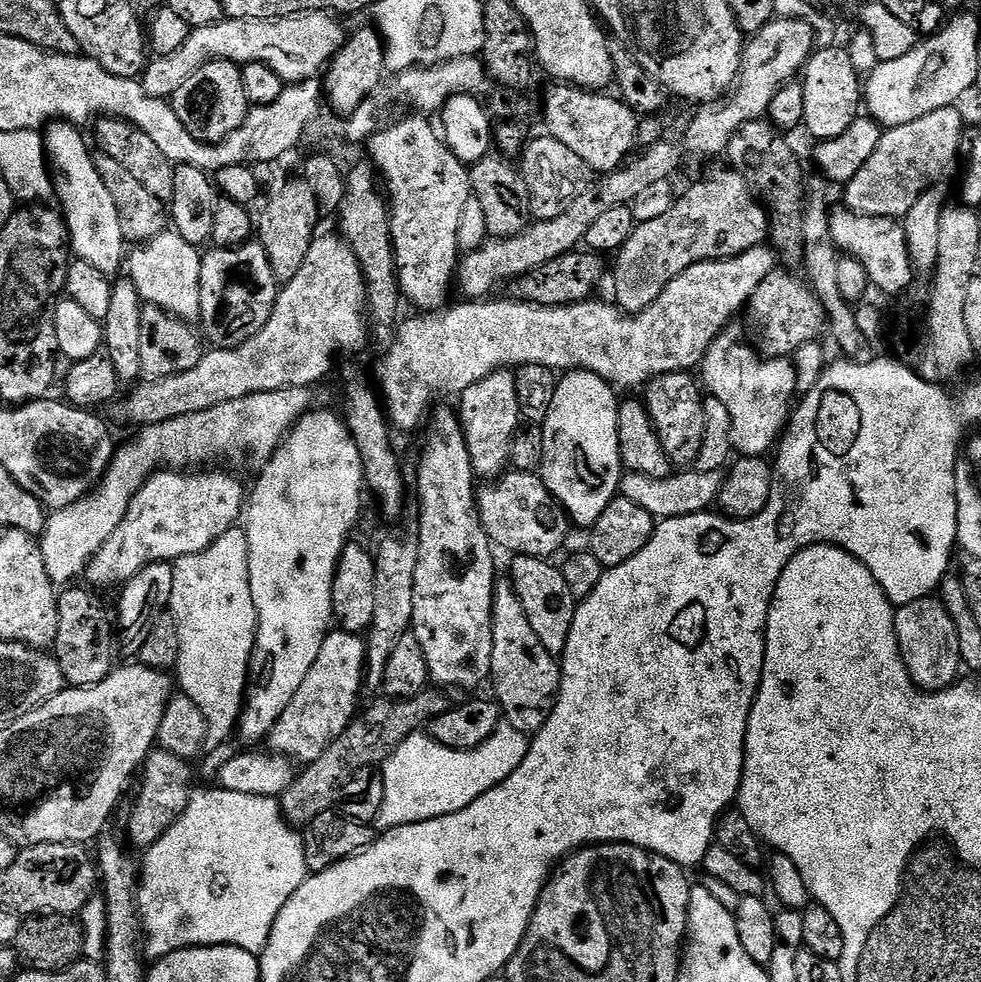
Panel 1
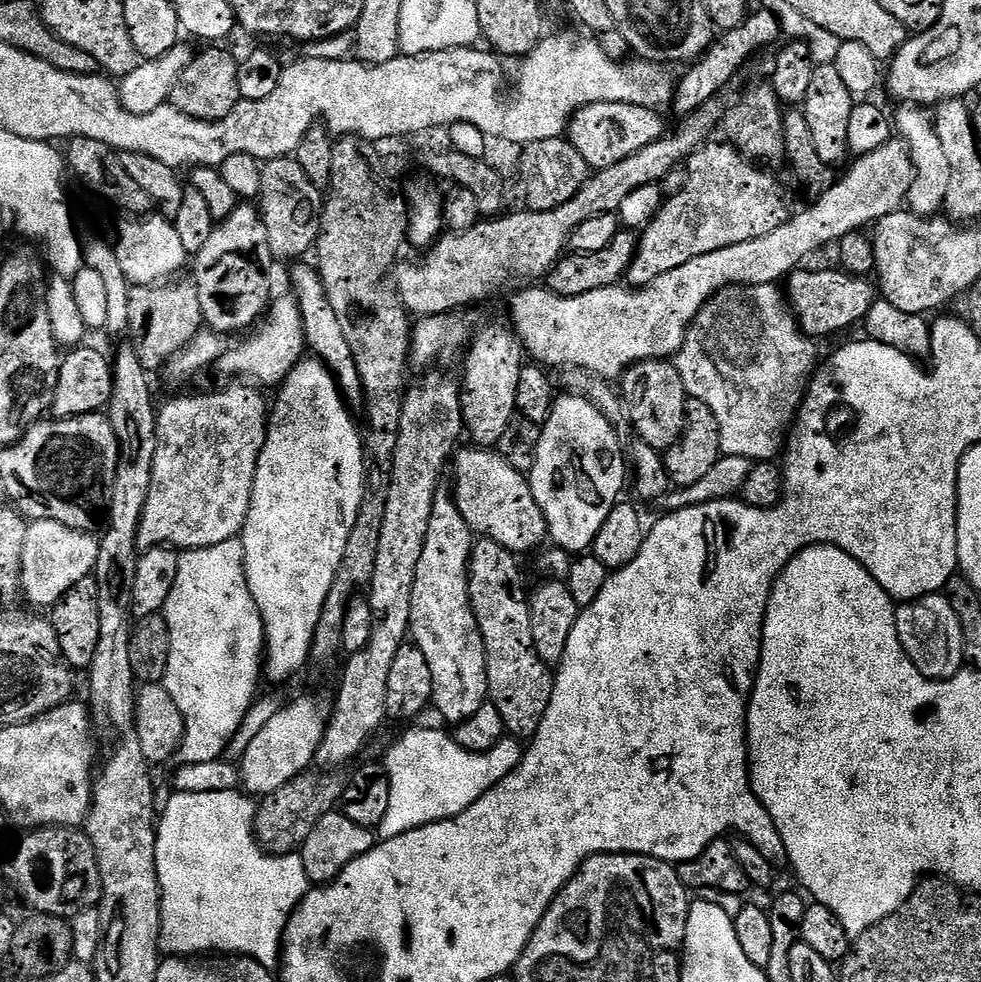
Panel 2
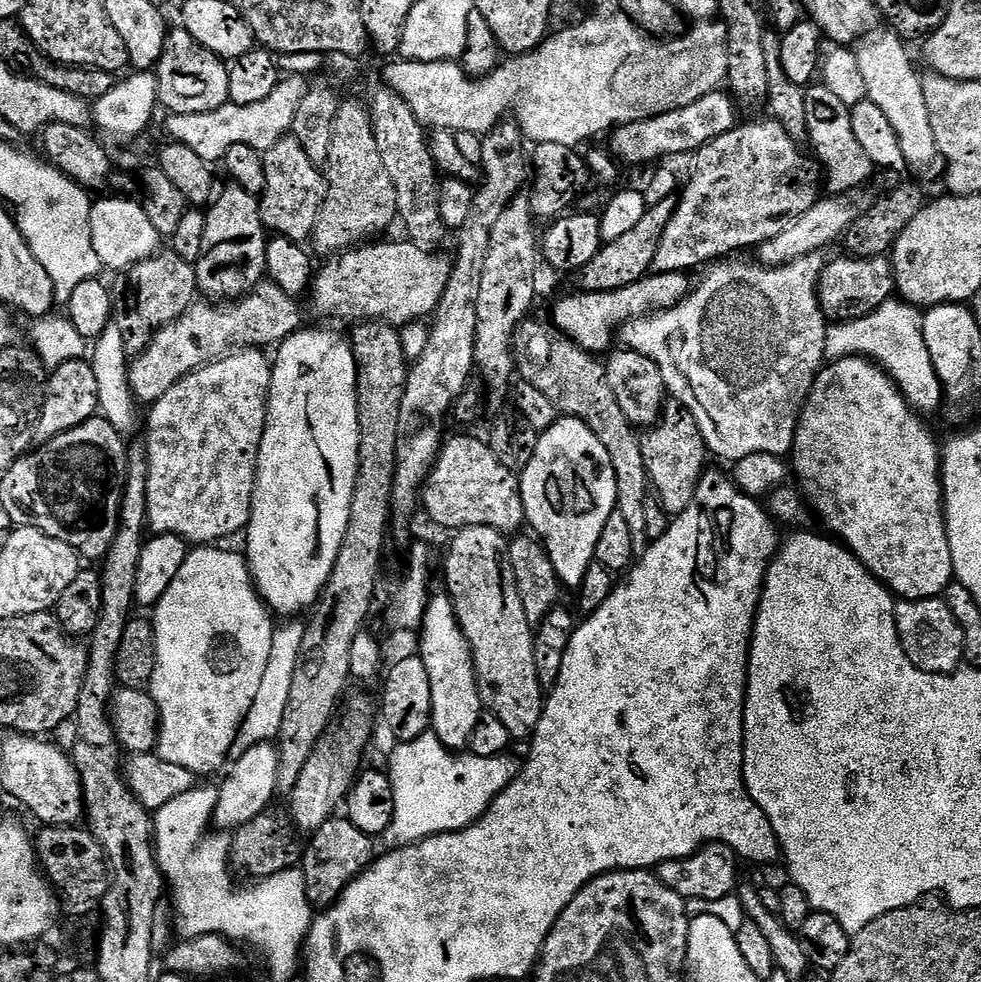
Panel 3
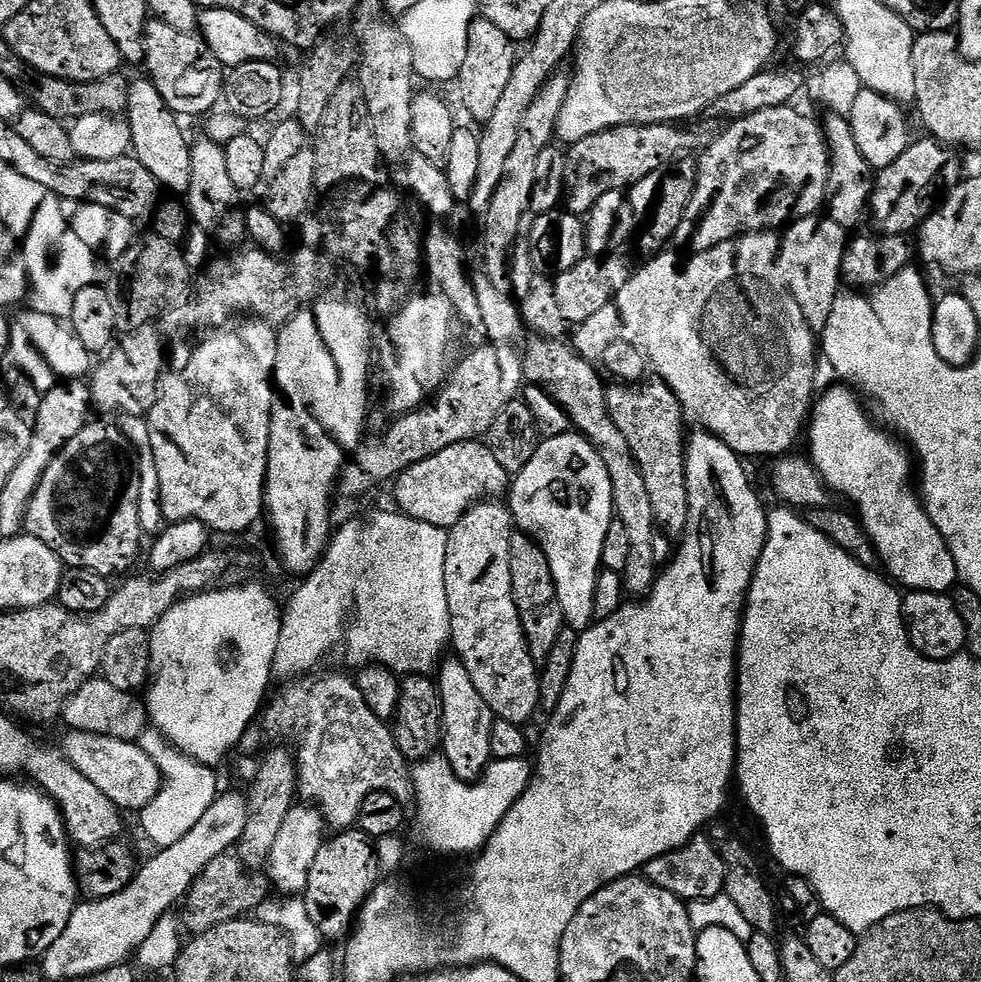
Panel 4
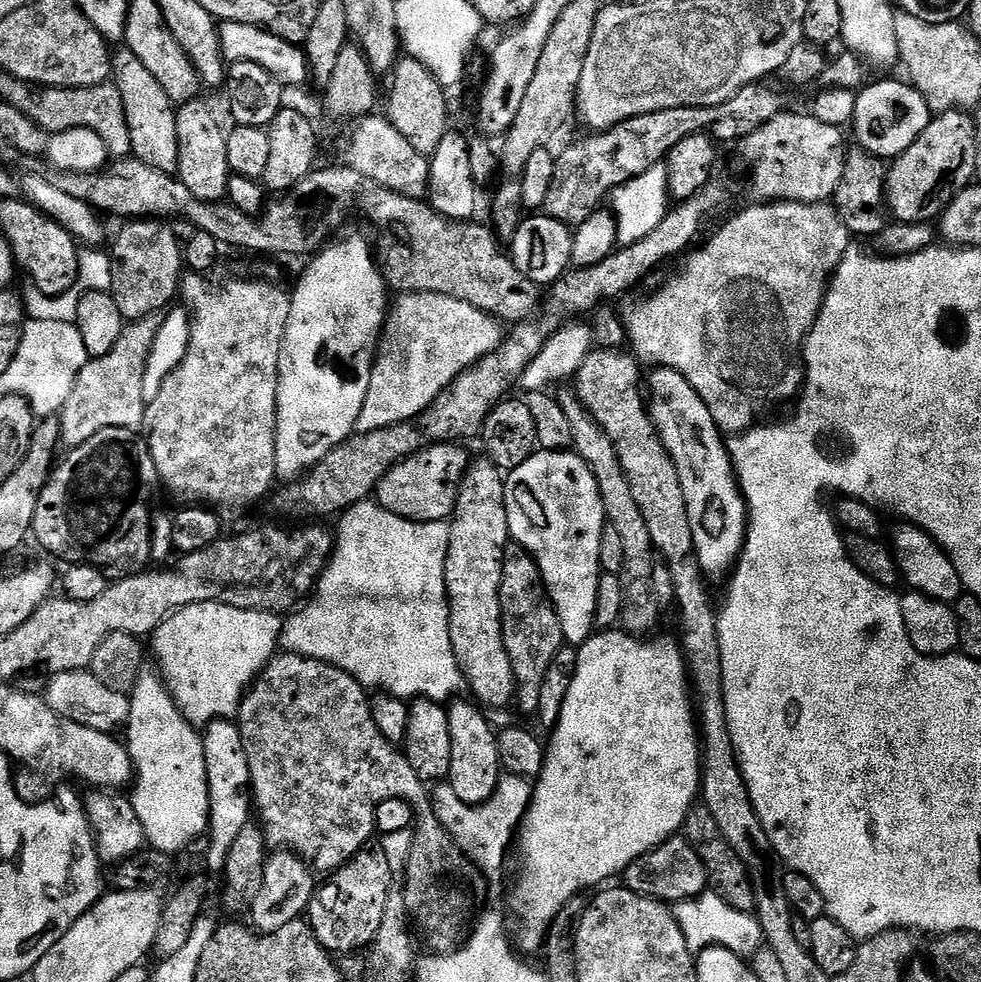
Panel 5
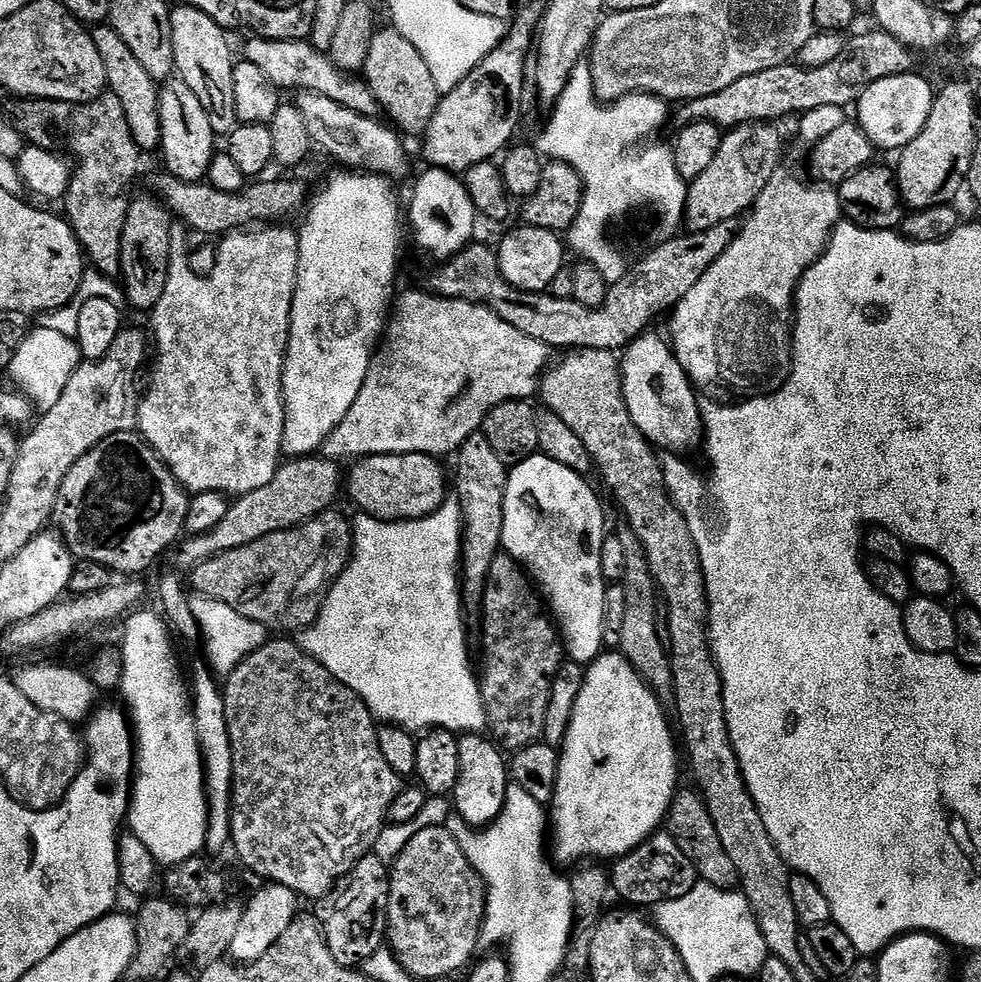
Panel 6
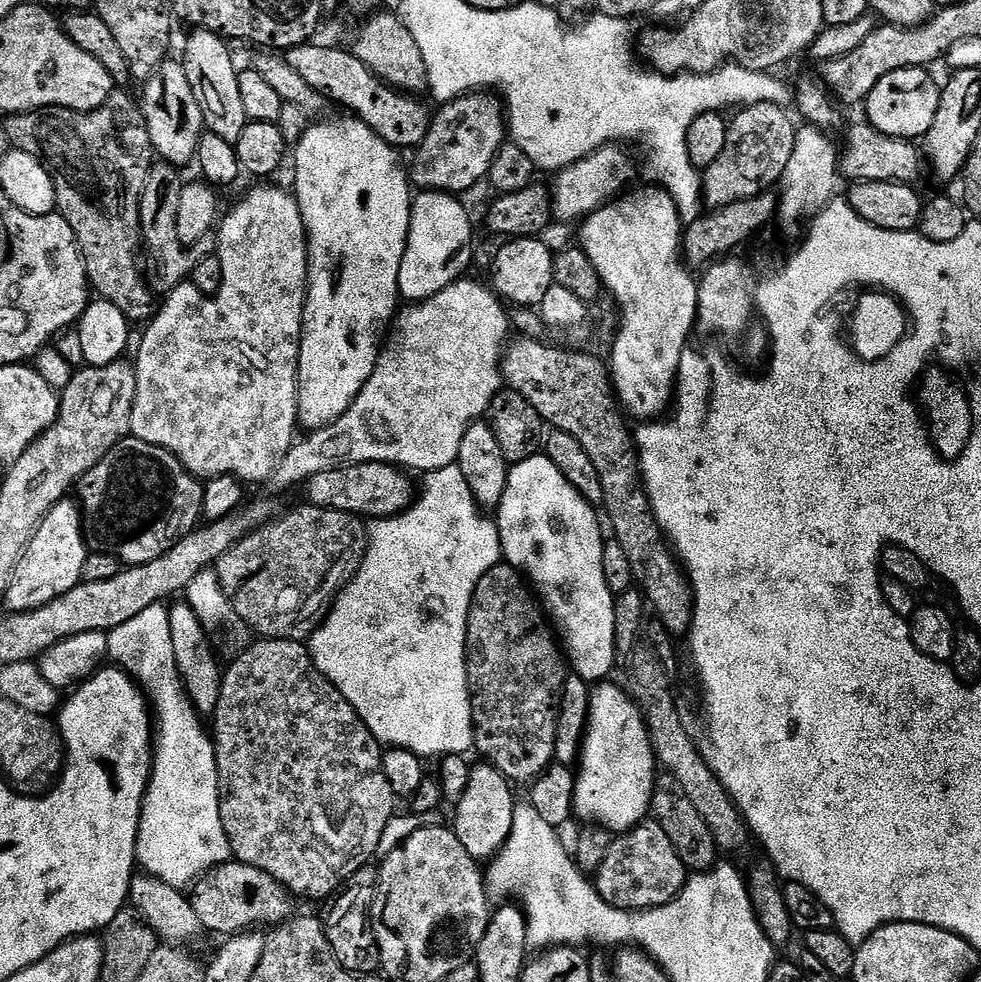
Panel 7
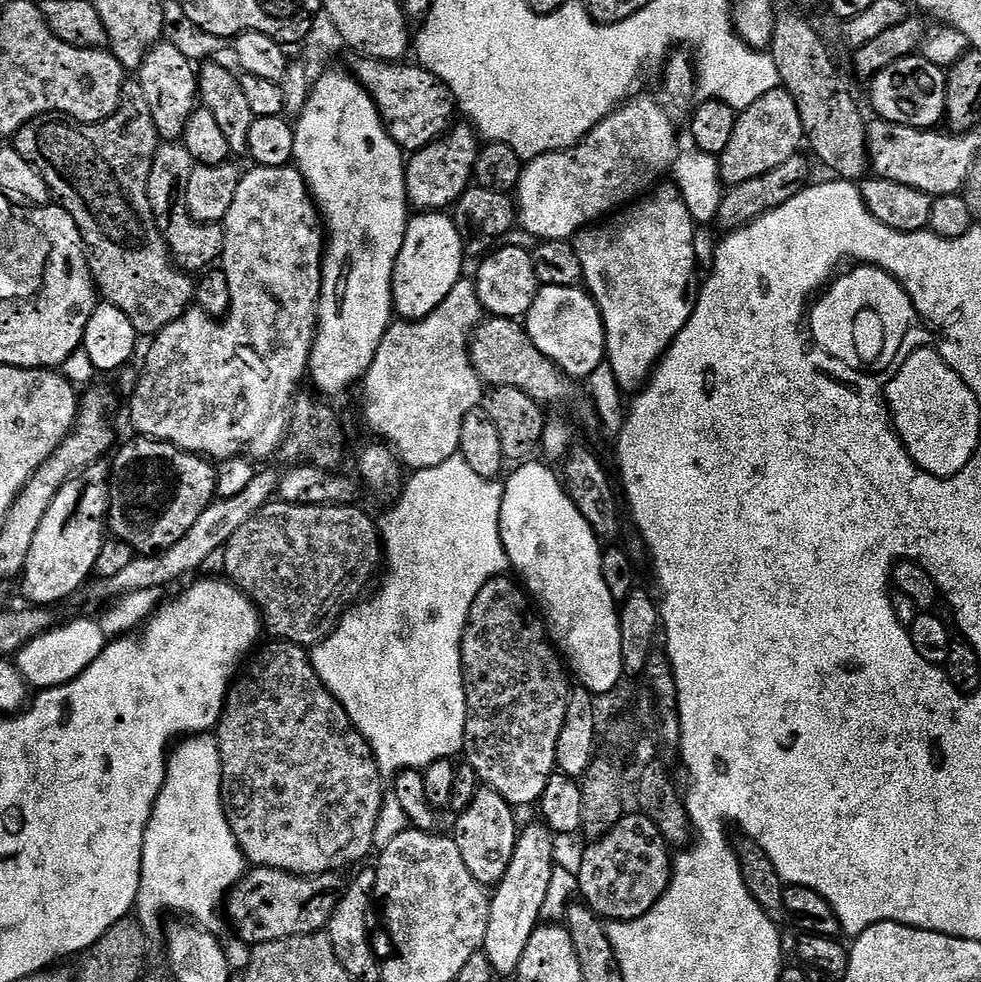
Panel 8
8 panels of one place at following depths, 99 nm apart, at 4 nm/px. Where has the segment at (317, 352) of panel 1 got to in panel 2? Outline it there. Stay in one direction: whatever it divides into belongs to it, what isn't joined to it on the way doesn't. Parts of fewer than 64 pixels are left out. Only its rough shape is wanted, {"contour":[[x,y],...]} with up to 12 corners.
{"contour":[[291,294],[271,301],[260,333],[229,347],[215,371],[279,386],[305,359]]}

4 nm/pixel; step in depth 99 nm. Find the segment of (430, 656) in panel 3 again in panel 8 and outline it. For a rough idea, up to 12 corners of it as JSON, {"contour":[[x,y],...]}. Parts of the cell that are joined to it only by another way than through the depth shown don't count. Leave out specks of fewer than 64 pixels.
{"contour":[[481,786],[455,817],[454,847],[479,884],[514,858],[513,805]]}

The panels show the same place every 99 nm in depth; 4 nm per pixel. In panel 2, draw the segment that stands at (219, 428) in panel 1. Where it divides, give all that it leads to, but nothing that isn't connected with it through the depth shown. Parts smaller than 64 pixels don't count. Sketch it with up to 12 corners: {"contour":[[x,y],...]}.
{"contour":[[31,521],[22,596],[44,610],[95,573],[100,541]]}

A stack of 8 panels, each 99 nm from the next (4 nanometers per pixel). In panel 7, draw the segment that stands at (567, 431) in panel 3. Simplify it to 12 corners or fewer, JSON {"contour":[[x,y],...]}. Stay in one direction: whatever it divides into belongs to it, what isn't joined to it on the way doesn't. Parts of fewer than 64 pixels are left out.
{"contour":[[541,454],[509,467],[503,559],[571,671],[618,661],[597,509]]}

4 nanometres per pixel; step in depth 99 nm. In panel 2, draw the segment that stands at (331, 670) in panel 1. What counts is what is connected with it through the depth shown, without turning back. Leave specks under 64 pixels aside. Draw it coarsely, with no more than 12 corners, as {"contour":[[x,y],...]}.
{"contour":[[320,696],[277,707],[244,748],[245,793],[269,796],[313,767]]}

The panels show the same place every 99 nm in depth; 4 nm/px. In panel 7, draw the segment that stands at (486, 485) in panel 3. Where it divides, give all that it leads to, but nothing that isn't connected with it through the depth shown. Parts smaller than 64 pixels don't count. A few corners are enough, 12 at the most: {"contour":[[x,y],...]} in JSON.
{"contour":[[347,464],[306,481],[314,508],[361,518],[412,505],[413,477],[395,464]]}

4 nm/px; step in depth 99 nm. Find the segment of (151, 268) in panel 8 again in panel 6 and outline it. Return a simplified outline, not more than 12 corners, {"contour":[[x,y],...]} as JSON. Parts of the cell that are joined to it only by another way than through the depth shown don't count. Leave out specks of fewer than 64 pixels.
{"contour":[[11,102],[31,147],[76,155],[66,219],[119,277],[142,159],[122,102]]}

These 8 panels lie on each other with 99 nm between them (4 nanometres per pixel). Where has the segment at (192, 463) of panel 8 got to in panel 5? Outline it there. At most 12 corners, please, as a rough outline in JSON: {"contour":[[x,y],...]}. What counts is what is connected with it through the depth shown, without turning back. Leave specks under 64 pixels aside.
{"contour":[[130,428],[52,469],[32,536],[109,581],[151,561],[160,475]]}

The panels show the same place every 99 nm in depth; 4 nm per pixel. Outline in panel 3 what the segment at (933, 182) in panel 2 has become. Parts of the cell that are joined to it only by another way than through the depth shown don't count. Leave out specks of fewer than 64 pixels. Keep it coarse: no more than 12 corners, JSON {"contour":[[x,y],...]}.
{"contour":[[893,29],[855,45],[870,99],[889,119],[907,171],[940,151],[917,73]]}

